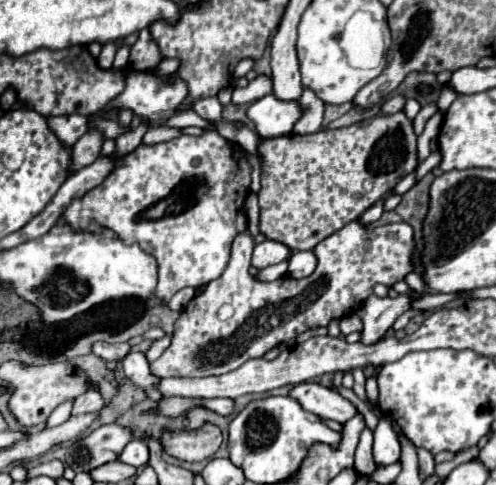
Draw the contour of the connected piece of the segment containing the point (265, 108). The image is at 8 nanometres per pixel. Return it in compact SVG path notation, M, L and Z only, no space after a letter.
M274 94L256 100L246 110L246 116L254 122L260 138L278 138L290 134L300 114L302 110L298 102L278 102Z

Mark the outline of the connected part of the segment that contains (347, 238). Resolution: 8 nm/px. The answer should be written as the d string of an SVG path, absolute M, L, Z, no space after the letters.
M354 220L354 222L350 222L348 226L344 226L342 230L334 232L332 236L328 236L326 240L322 240L322 242L314 248L314 252L316 252L316 256L318 256L318 266L316 266L316 270L314 270L314 274L312 274L310 278L294 280L294 278L288 276L288 278L274 280L274 282L258 282L258 280L254 280L254 278L248 274L248 270L250 270L250 252L252 252L252 246L254 246L254 240L250 238L250 234L242 234L242 236L236 238L236 242L234 242L234 246L232 246L232 254L230 254L228 268L224 270L224 274L222 274L220 278L216 278L214 282L210 282L198 296L194 296L194 298L190 300L190 304L184 308L184 312L180 314L180 318L176 320L174 334L172 334L172 344L164 350L164 354L162 354L158 360L154 360L154 362L150 364L152 370L154 370L154 374L158 374L160 378L170 378L170 376L174 376L174 378L206 378L206 376L220 376L220 374L226 374L226 372L236 370L238 366L242 366L242 364L244 364L246 360L250 360L250 358L262 358L262 356L264 356L268 350L272 350L274 346L294 340L298 334L302 334L302 332L308 330L308 328L328 326L332 320L340 320L340 318L344 318L344 316L356 312L356 310L360 308L360 304L372 294L372 286L374 286L374 284L380 282L380 284L384 284L384 286L392 286L392 284L404 280L404 276L406 276L408 272L412 272L412 262L410 262L410 260L412 260L414 240L412 240L412 228L410 228L406 222L386 224L386 226L380 226L380 228L364 228L364 226L360 226L360 224Z

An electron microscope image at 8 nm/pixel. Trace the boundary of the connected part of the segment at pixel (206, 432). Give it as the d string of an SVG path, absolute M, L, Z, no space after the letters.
M206 424L198 432L180 432L180 434L164 434L164 448L170 456L188 460L188 462L200 462L204 458L210 458L222 442L222 434L216 426Z

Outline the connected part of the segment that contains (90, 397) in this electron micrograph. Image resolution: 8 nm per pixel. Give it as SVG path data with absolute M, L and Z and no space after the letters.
M88 390L76 398L72 414L76 416L76 414L86 414L86 412L100 412L104 406L106 406L106 402L104 402L102 392L100 390Z

